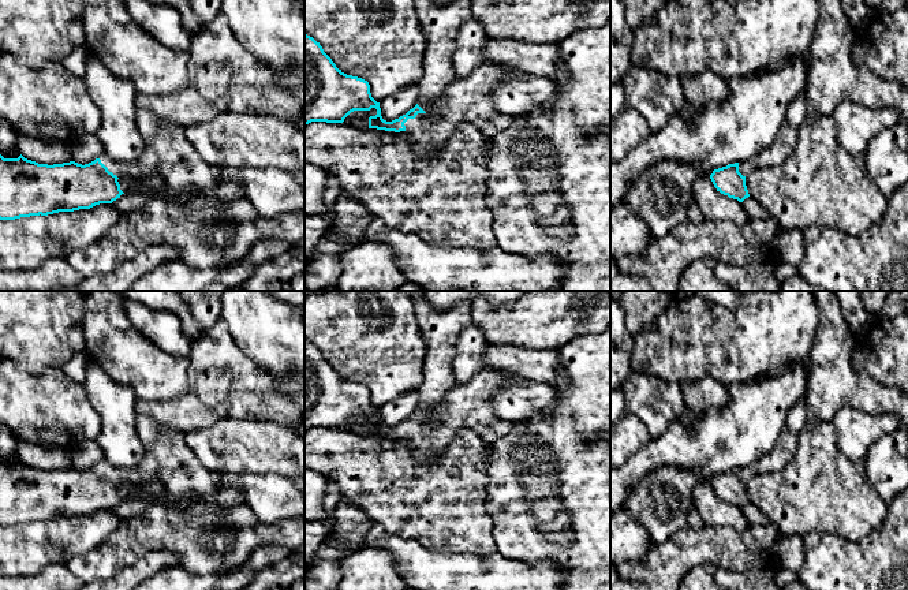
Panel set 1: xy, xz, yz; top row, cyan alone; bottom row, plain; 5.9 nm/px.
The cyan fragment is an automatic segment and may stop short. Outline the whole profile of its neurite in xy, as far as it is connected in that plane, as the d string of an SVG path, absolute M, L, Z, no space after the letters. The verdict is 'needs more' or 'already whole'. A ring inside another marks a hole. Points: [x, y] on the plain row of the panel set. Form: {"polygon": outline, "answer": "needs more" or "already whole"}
{"polygon": "M137 412L137 434L145 448L143 459L132 468L120 468L102 460L89 470L75 467L63 470L38 470L25 464L4 464L0 460L0 526L30 522L48 522L59 518L90 515L100 509L112 509L122 500L119 483L145 483L157 475L173 497L209 496L216 492L216 478L187 447L184 434L173 427L157 423Z", "answer": "needs more"}

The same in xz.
{"polygon": "M304 340L304 432L311 427L343 429L354 417L377 415L369 434L407 437L418 463L434 463L456 433L468 429L489 444L512 429L493 410L490 396L507 385L497 369L486 366L470 381L455 384L438 410L427 419L416 410L406 421L386 427L367 387L347 381L336 373L320 348Z", "answer": "needs more"}

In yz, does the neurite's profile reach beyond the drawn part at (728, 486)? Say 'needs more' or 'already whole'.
needs more

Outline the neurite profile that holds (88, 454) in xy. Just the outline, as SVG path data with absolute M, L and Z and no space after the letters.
M82 441L72 449L72 467L89 470L104 460L104 452L96 441Z

